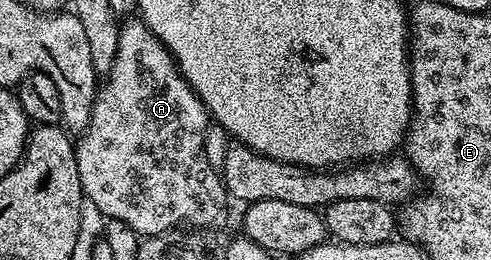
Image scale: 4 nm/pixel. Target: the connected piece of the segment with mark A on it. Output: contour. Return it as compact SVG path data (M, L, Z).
M127 20L119 27L119 39L117 40L117 60L113 60L113 68L102 79L101 85L95 92L95 103L89 124L78 135L75 142L75 159L77 160L77 172L81 176L81 188L83 197L88 203L91 202L104 214L104 219L113 222L124 222L133 228L140 236L150 236L153 234L166 234L178 222L183 222L186 218L199 218L198 225L203 228L218 227L218 222L227 214L227 202L229 195L223 187L223 179L220 171L214 170L205 160L205 136L209 125L209 115L205 104L191 90L182 74L179 73L179 65L176 64L174 56L167 51L165 44L157 40L155 33L141 20Z

